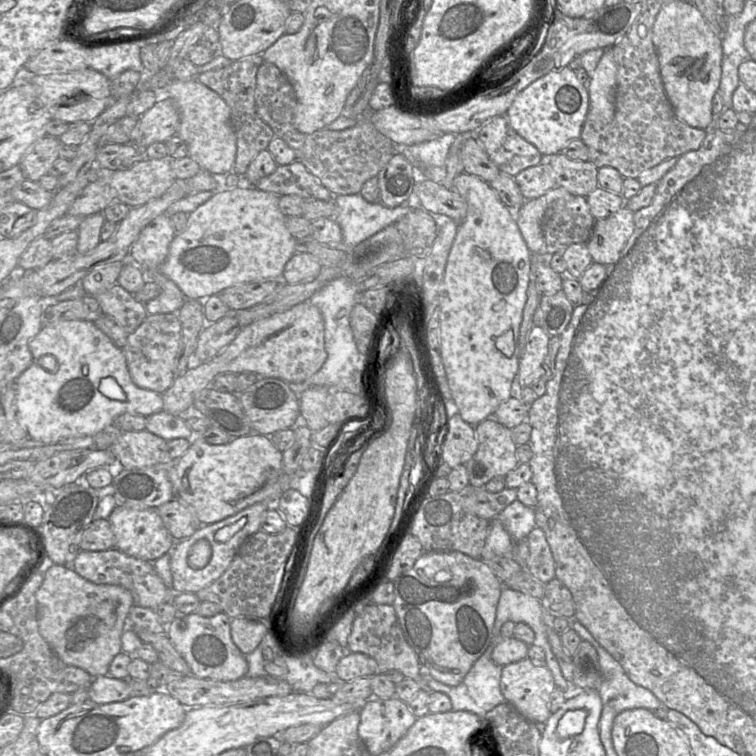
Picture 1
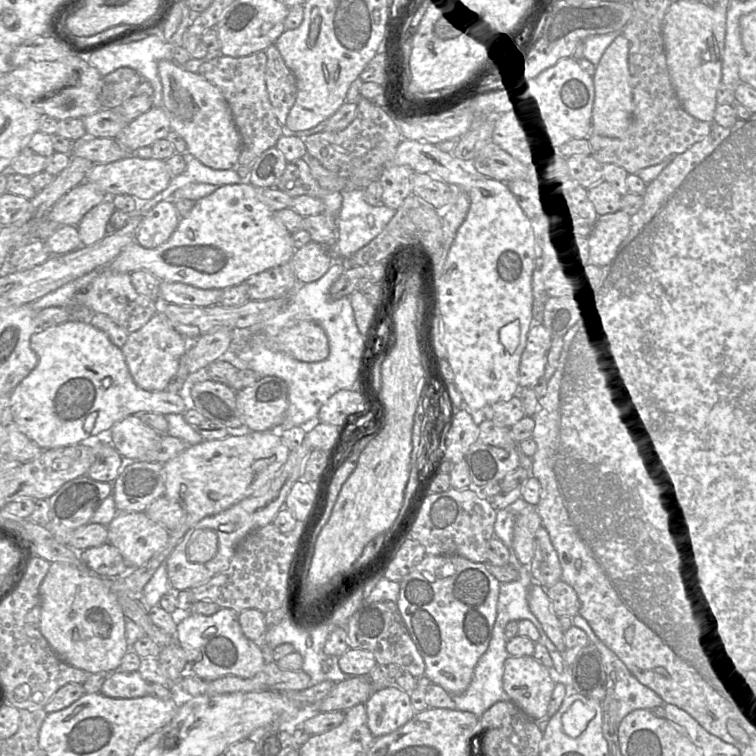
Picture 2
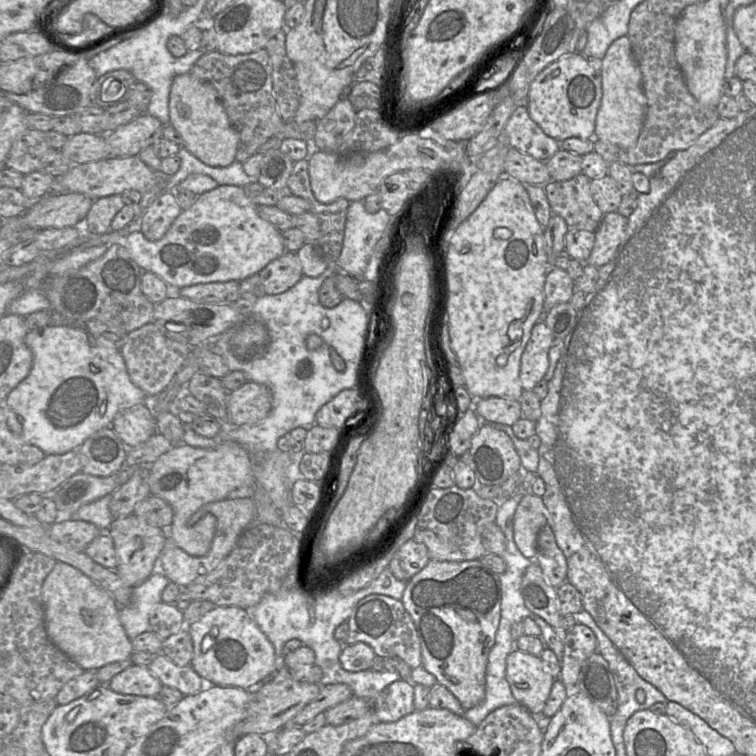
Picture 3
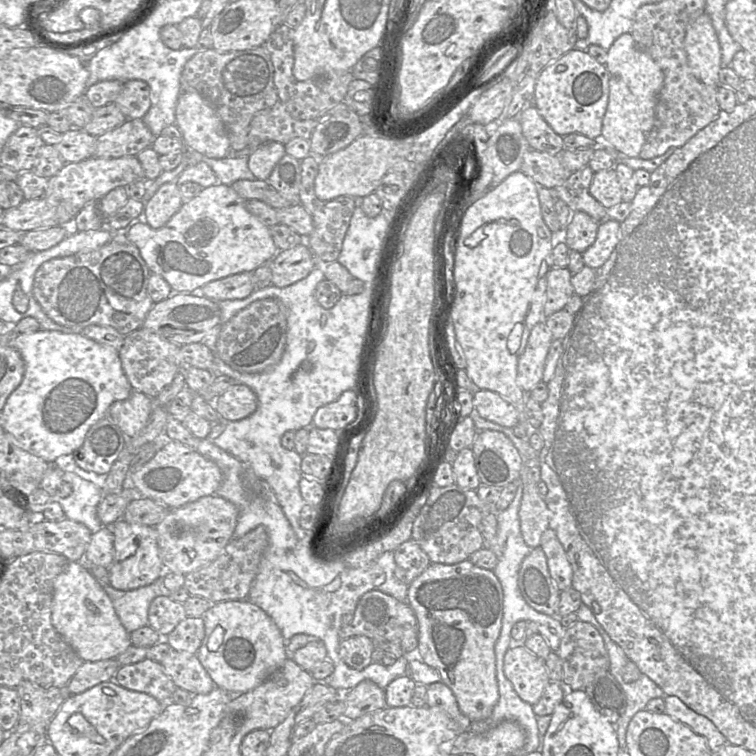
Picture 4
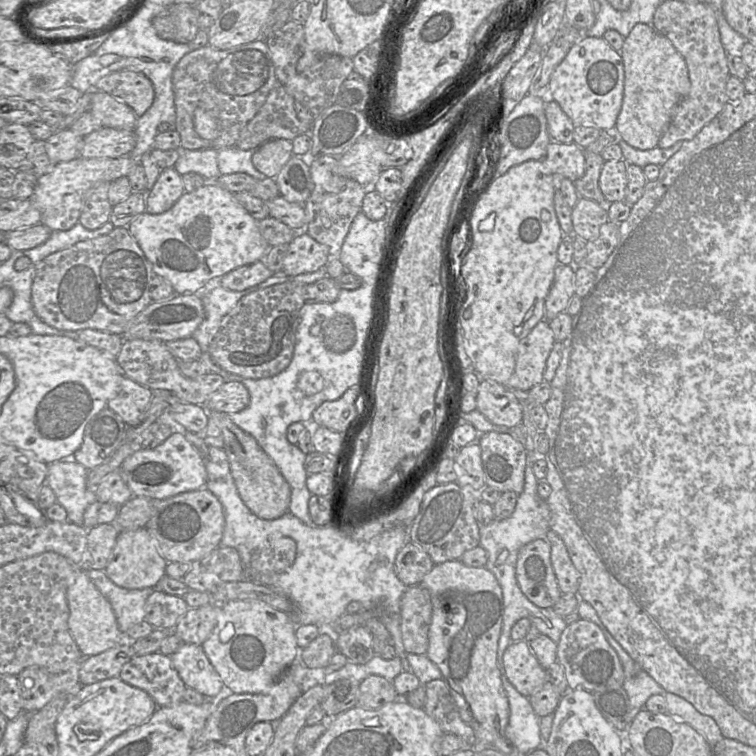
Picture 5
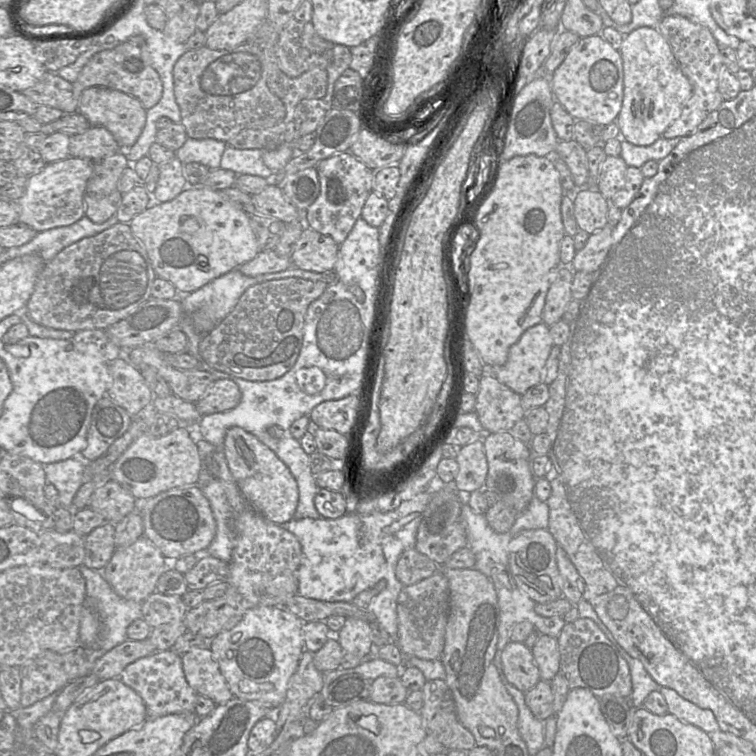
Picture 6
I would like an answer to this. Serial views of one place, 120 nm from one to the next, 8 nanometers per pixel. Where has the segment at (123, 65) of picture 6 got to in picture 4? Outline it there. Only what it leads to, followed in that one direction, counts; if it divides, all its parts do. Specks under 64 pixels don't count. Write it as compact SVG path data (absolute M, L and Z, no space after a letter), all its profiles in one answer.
M143 80L123 82L123 88L114 103L127 119L142 119L151 106L150 87Z

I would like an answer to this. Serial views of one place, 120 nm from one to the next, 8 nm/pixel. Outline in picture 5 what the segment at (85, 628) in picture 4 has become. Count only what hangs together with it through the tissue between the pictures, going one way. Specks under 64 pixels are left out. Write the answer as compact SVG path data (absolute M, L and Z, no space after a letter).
M76 567L76 578L67 589L69 607L69 630L84 657L100 654L120 644L124 635L107 598L97 589L88 576L87 570Z

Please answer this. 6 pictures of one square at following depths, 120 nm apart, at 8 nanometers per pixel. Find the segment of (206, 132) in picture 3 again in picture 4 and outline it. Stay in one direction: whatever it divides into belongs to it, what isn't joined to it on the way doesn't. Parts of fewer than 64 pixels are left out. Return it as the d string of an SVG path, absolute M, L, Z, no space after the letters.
M182 91L175 116L186 150L209 158L228 157L231 146L223 122L215 108L199 93Z

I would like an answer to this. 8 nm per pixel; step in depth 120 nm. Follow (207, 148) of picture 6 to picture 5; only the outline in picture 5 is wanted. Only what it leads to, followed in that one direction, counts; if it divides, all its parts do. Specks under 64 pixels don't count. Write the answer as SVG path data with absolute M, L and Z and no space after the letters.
M213 148L202 150L180 150L180 156L174 168L182 176L195 172L208 181L216 181L221 175L217 163L218 150Z

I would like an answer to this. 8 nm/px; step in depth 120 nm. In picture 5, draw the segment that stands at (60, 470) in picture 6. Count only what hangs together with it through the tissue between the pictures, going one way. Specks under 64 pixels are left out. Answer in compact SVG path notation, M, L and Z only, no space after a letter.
M78 462L48 464L47 483L65 508L68 521L78 526L83 526L86 508L97 500L94 489L88 487L88 471Z

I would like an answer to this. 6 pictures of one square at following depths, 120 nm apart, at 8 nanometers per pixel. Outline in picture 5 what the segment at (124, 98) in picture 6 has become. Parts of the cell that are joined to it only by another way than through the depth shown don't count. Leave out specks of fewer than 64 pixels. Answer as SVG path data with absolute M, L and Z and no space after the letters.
M99 90L88 92L92 92L90 112L101 122L102 127L135 129L138 117L131 107L105 92Z

